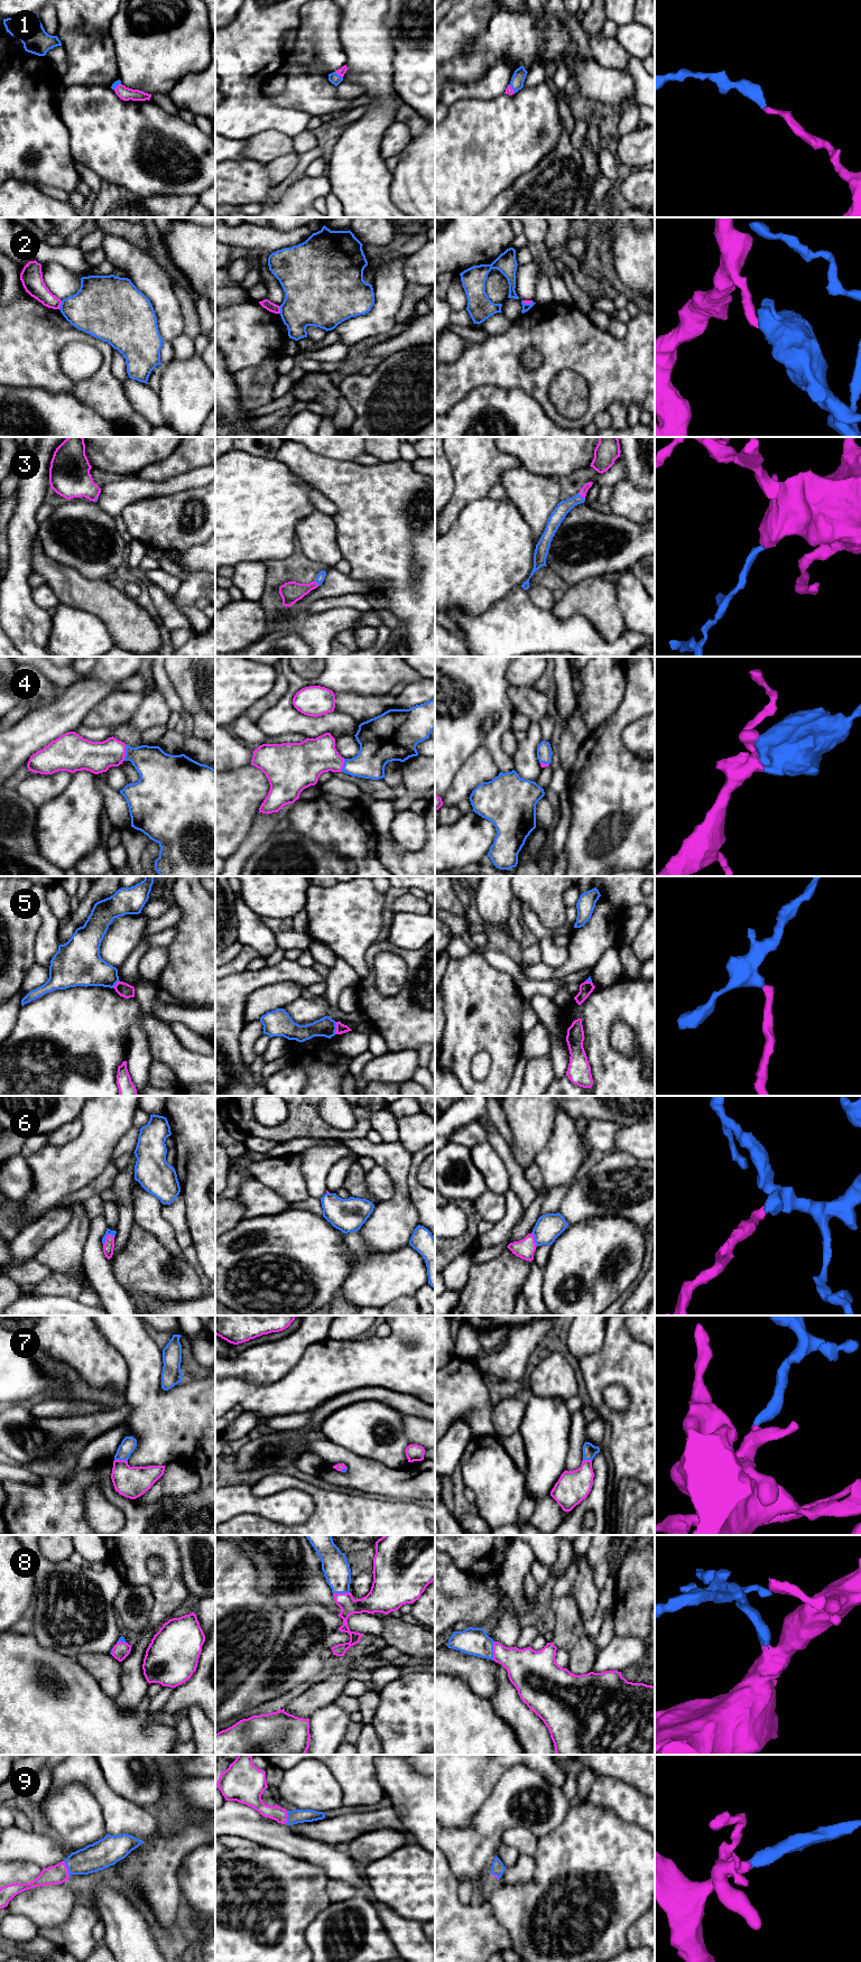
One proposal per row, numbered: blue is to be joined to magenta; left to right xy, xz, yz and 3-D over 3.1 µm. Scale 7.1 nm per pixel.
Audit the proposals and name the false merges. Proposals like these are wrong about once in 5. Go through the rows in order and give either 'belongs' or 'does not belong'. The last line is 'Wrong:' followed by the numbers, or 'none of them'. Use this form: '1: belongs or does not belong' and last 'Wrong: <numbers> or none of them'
1: belongs
2: does not belong
3: belongs
4: belongs
5: does not belong
6: belongs
7: belongs
8: belongs
9: belongs
Wrong: 2, 5

